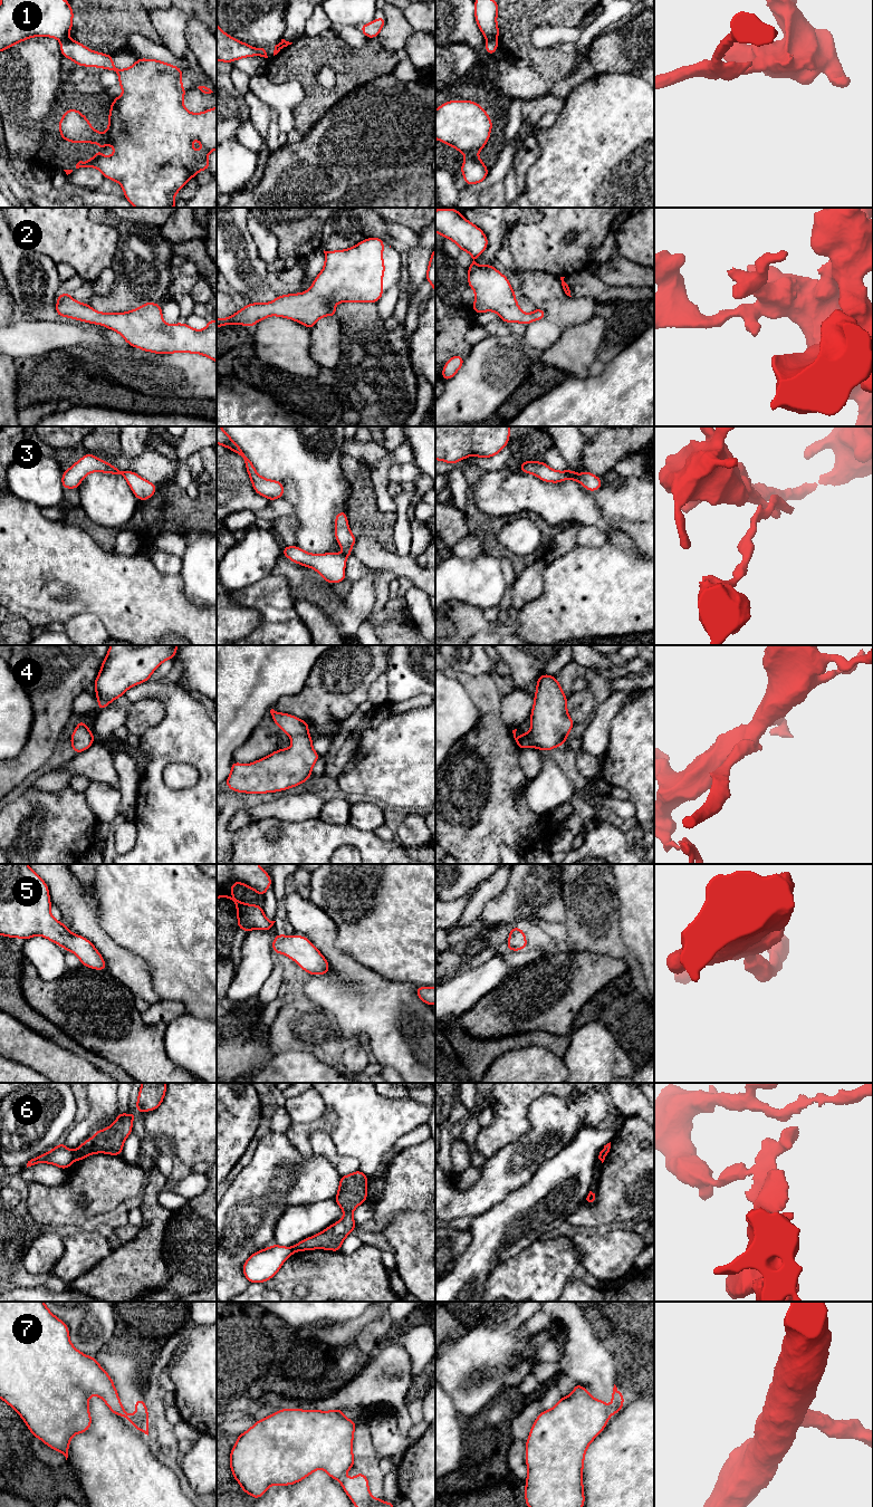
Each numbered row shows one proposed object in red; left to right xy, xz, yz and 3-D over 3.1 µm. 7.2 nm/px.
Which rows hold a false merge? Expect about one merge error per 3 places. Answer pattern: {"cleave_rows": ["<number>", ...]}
{"cleave_rows": ["1", "3", "6", "7"]}

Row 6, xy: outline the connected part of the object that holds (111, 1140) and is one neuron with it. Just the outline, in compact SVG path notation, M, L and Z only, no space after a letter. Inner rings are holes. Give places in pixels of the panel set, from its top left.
M118 1112L117 1119L111 1126L102 1131L95 1130L94 1133L96 1135L87 1139L74 1151L74 1160L79 1162L84 1158L96 1153L122 1155L123 1144L132 1133L133 1119L135 1116L136 1113L133 1112L129 1112L128 1115Z

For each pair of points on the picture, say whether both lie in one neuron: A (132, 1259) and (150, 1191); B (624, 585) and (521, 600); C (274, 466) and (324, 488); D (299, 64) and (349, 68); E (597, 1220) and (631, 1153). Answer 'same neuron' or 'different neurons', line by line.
A: same neuron
B: different neurons
C: same neuron
D: same neuron
E: same neuron

